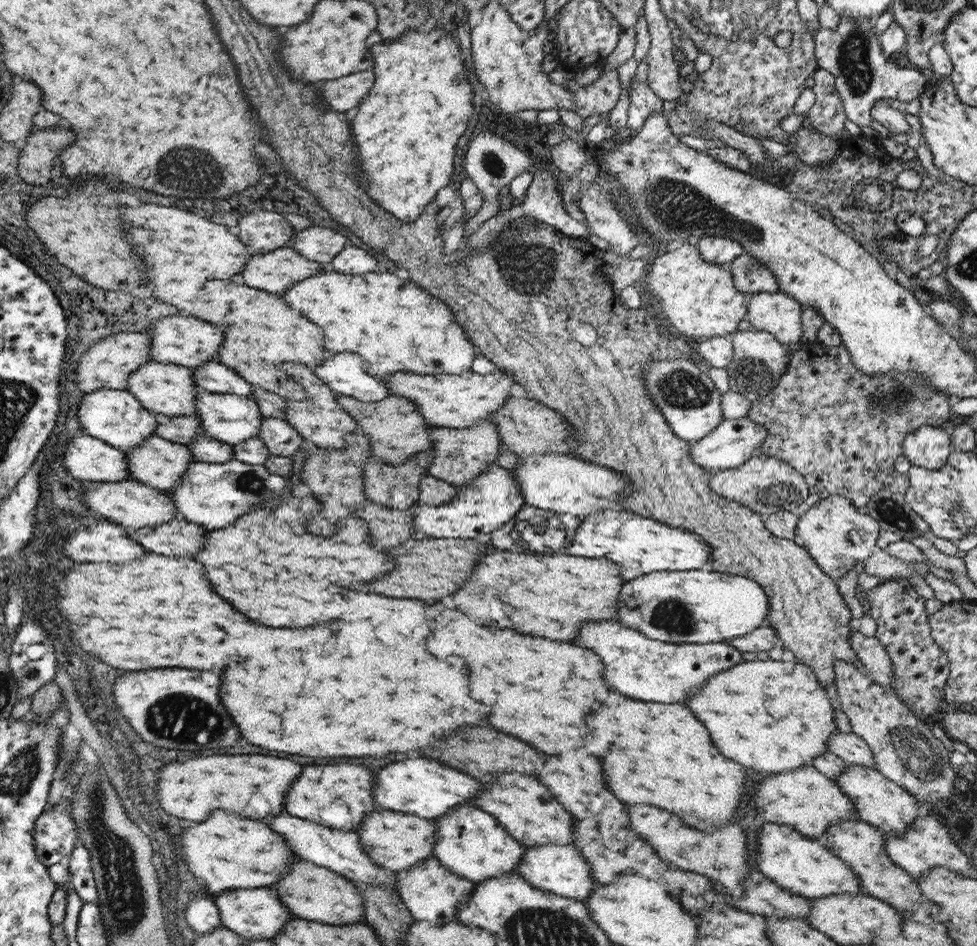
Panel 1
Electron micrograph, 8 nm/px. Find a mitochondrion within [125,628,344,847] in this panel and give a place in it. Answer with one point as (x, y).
(176, 718)

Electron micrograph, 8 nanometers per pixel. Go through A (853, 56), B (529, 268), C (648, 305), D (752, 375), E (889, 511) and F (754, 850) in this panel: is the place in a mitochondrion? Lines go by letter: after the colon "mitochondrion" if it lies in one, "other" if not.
A: mitochondrion
B: mitochondrion
C: other
D: mitochondrion
E: mitochondrion
F: other

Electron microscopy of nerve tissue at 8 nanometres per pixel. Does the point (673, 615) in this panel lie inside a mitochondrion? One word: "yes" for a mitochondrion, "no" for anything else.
yes

